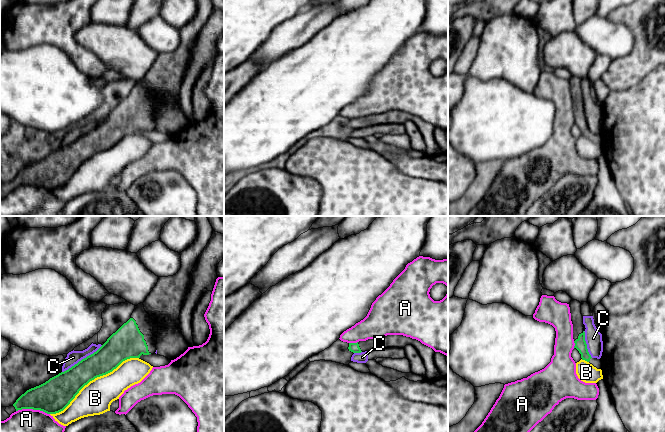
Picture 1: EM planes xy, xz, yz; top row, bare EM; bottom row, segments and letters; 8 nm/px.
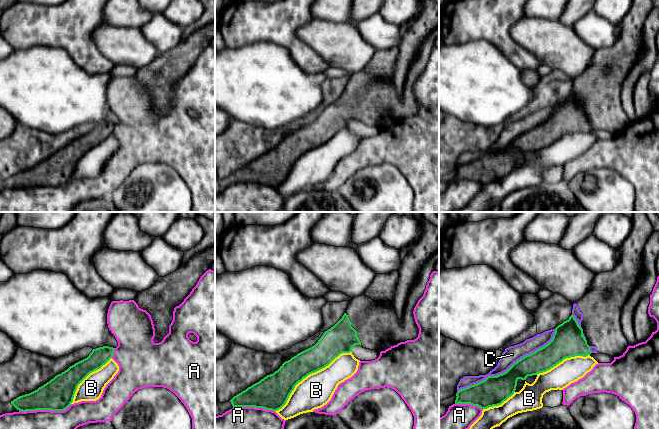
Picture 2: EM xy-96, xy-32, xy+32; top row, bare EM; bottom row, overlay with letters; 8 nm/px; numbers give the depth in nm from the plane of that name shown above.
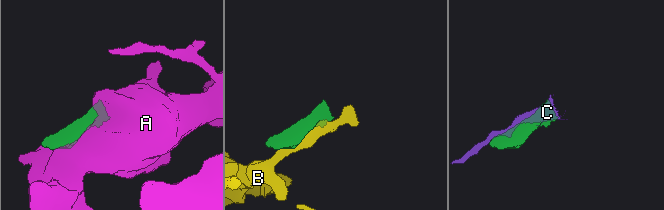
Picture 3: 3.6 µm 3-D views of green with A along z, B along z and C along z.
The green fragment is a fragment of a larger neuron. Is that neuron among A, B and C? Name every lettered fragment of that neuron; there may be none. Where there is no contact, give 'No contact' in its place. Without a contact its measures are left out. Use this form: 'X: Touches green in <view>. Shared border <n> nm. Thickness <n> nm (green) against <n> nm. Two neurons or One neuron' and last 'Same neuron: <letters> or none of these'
A: Touches green in xy. Shared border 280 nm. Thickness 260 nm (green) against 190 nm. Two neurons
B: Touches green in xy. Shared border 850 nm. Thickness 220 nm (green) against 260 nm. Two neurons
C: Touches green in xy. Shared border 400 nm. Thickness 220 nm (green) against 110 nm. Two neurons
Same neuron: none of these

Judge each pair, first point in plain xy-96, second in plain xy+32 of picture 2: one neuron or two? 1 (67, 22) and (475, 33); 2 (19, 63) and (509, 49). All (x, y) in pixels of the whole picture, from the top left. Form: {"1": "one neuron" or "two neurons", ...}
{"1": "one neuron", "2": "two neurons"}

